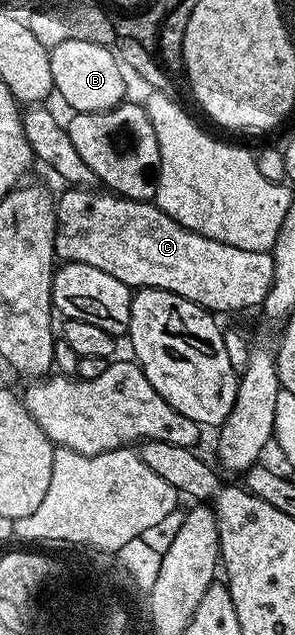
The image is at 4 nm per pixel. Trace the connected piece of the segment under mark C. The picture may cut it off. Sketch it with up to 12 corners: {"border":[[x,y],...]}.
{"border":[[56,200],[56,258],[210,313],[260,308],[273,257],[156,202]]}

